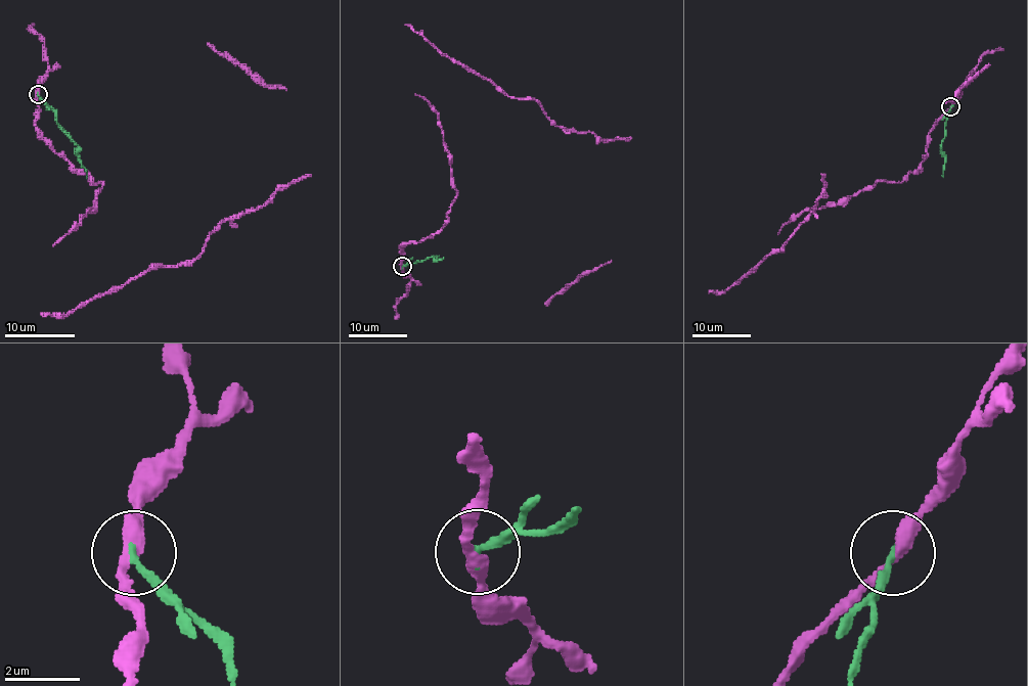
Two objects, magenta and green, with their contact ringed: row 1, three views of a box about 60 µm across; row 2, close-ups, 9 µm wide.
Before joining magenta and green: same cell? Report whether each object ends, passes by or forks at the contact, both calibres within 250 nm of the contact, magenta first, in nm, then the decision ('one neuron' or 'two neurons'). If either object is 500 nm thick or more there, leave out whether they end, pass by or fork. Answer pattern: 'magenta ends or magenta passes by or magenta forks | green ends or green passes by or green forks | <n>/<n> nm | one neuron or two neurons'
magenta passes by | green ends | 360/200 nm | two neurons

